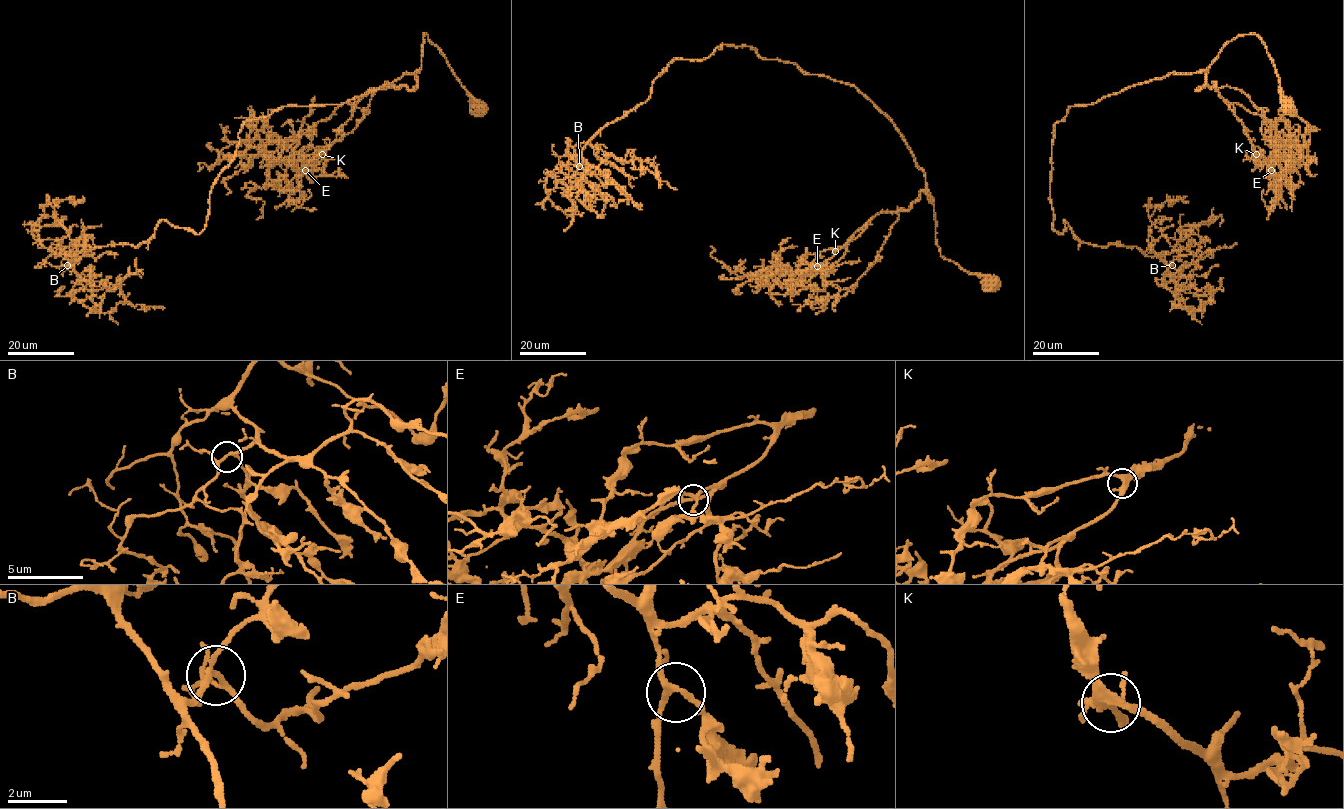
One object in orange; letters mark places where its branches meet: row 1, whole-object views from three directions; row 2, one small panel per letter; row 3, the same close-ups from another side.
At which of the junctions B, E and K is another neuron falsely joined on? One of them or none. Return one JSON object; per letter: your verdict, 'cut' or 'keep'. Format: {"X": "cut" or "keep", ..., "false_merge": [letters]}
{"B": "keep", "E": "keep", "K": "keep", "false_merge": []}

